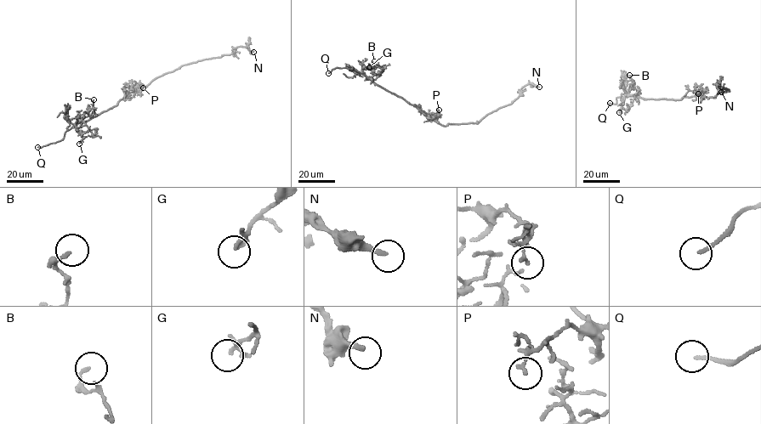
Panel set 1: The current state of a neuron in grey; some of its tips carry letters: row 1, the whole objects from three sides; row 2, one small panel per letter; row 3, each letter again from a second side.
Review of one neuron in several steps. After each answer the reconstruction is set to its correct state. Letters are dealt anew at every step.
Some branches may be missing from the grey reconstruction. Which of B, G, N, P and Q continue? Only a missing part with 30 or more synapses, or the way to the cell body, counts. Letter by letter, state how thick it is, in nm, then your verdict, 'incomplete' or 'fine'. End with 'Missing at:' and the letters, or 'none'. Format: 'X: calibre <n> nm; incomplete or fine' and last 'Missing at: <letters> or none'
B: calibre 130 nm; fine
G: calibre 110 nm; fine
N: calibre 220 nm; incomplete
P: calibre 100 nm; fine
Q: calibre 150 nm; incomplete
Missing at: N, Q

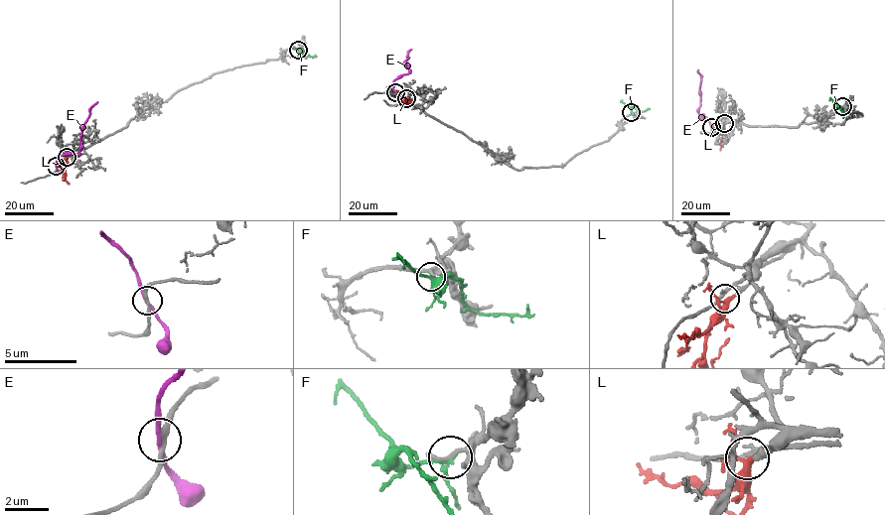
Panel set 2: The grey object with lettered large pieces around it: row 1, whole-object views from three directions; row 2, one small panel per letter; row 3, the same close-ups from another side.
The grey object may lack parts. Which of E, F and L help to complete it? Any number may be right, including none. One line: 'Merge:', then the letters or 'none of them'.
Merge: L

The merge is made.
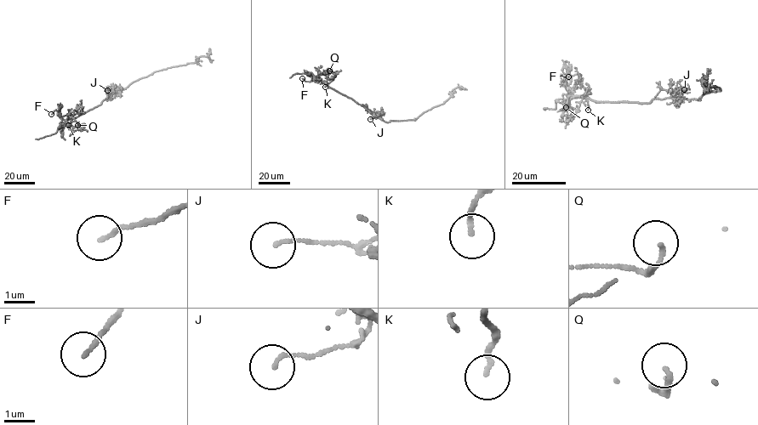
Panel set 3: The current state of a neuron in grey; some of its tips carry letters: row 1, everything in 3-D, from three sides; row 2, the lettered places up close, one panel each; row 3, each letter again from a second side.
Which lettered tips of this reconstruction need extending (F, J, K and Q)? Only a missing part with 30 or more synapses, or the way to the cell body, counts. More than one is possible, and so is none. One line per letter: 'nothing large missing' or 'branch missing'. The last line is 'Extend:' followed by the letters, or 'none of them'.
F: nothing large missing
J: nothing large missing
K: nothing large missing
Q: nothing large missing
Extend: none of them

